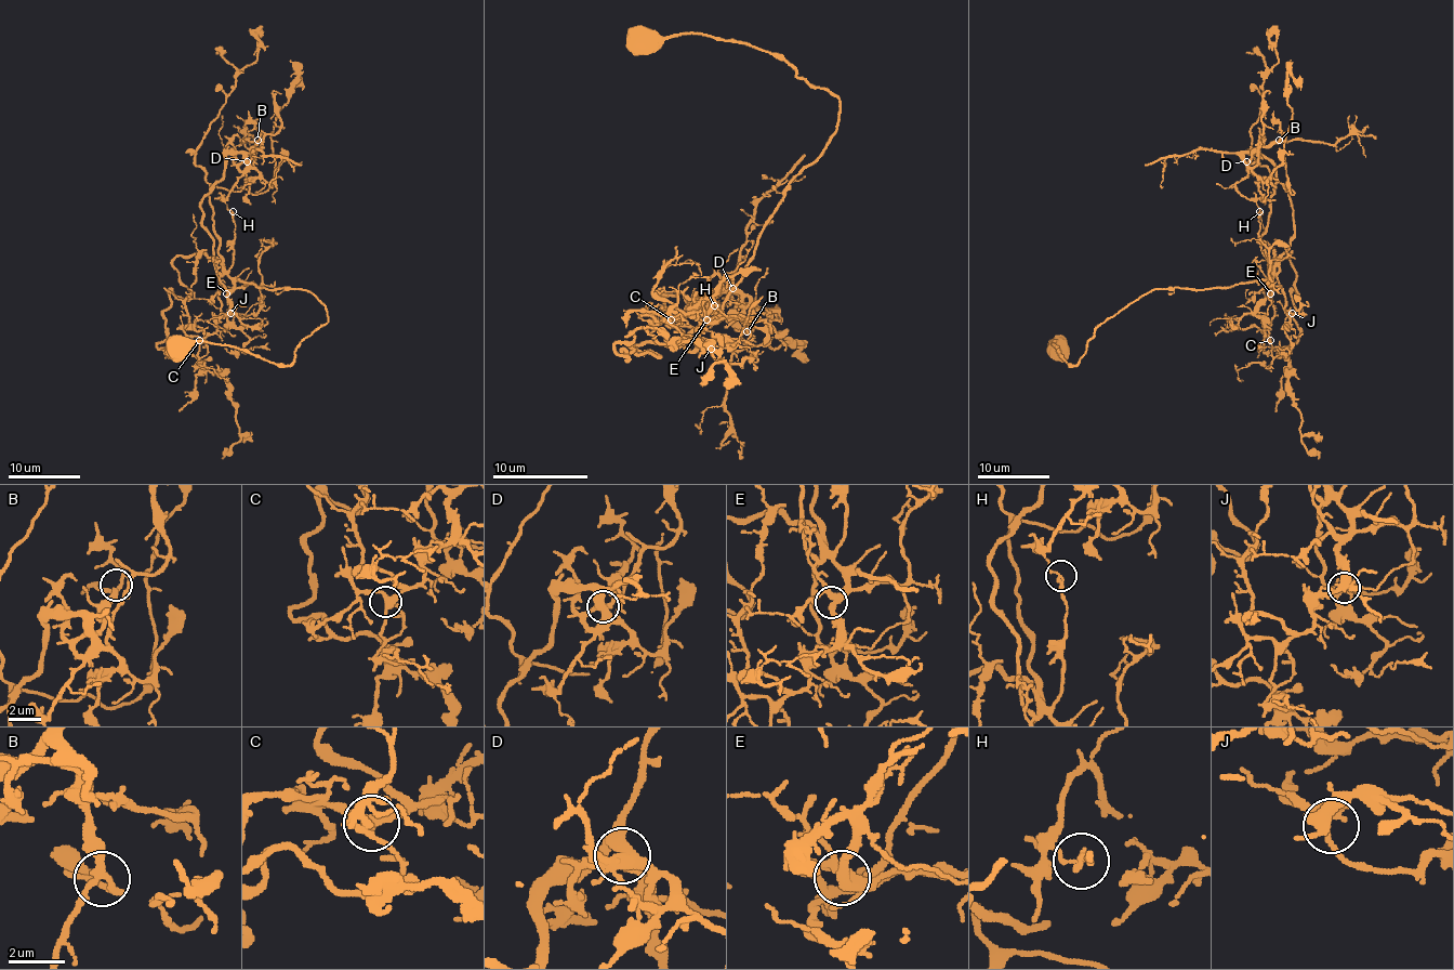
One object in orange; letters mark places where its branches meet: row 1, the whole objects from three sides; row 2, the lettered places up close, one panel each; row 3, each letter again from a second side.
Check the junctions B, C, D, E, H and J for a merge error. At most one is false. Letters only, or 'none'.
H

